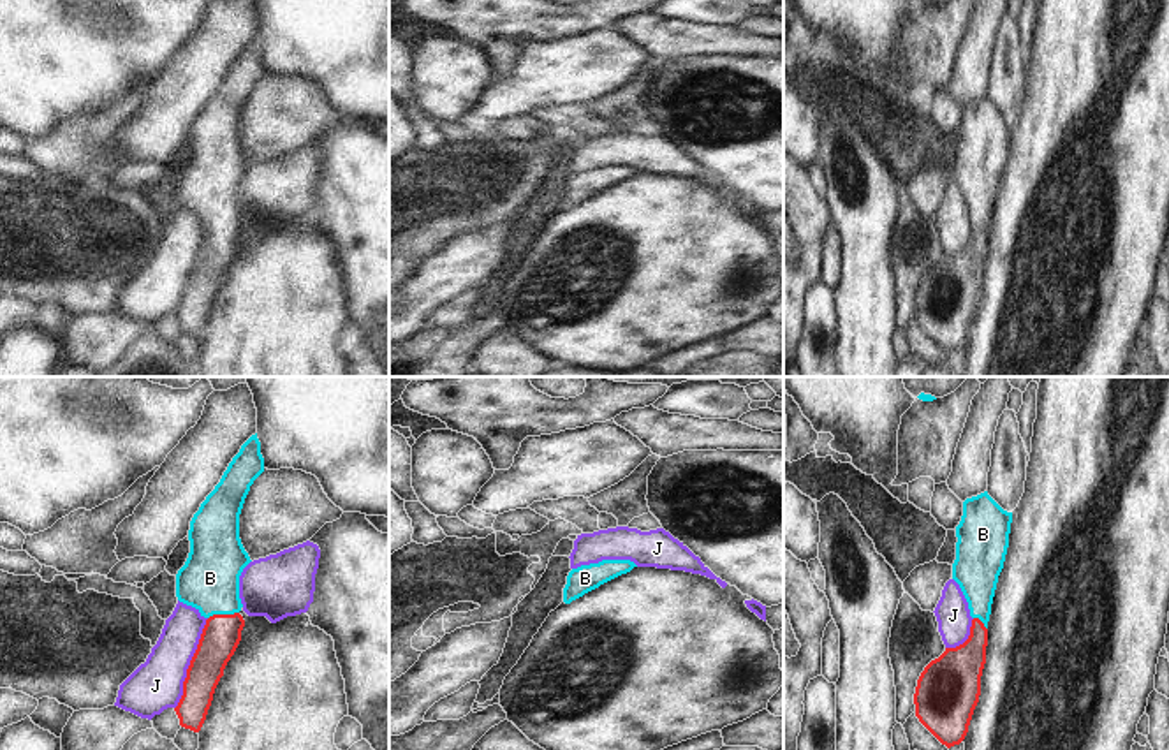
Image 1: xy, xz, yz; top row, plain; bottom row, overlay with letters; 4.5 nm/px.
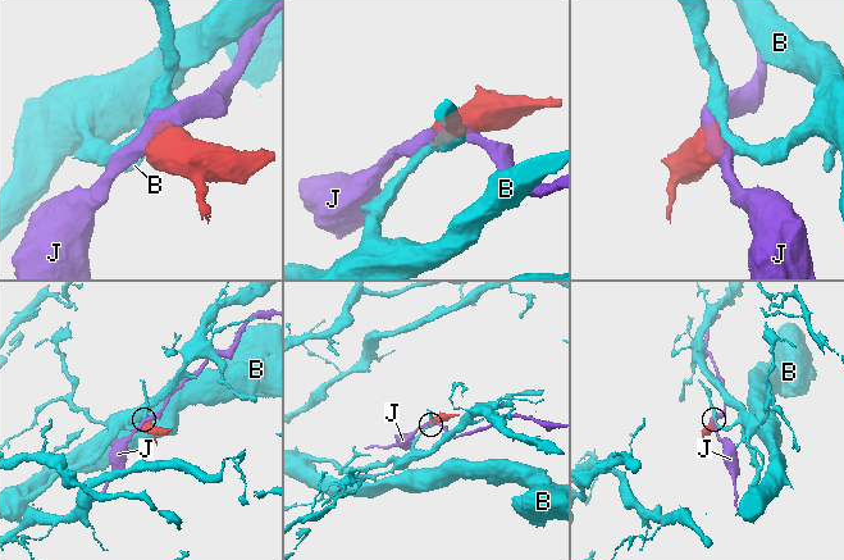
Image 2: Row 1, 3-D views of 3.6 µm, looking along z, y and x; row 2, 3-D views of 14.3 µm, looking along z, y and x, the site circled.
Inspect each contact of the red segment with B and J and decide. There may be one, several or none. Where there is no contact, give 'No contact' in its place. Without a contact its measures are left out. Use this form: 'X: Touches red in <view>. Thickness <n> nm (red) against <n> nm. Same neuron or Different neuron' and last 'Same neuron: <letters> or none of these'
B: Touches red in xy. Thickness 180 nm (red) against 280 nm. Same neuron
J: Touches red in xy. Thickness 180 nm (red) against 240 nm. Different neuron
Same neuron: B

